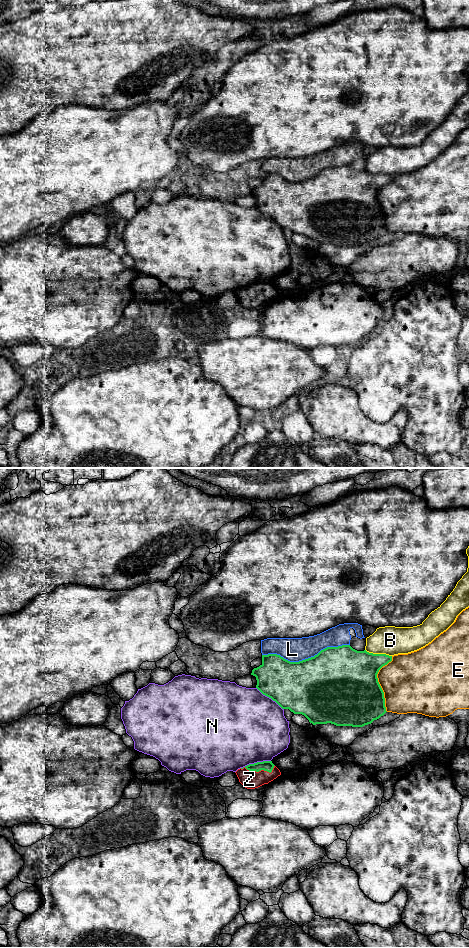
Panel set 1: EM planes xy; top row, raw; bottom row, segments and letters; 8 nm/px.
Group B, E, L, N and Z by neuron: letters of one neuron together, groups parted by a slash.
B / E / L / N / Z

